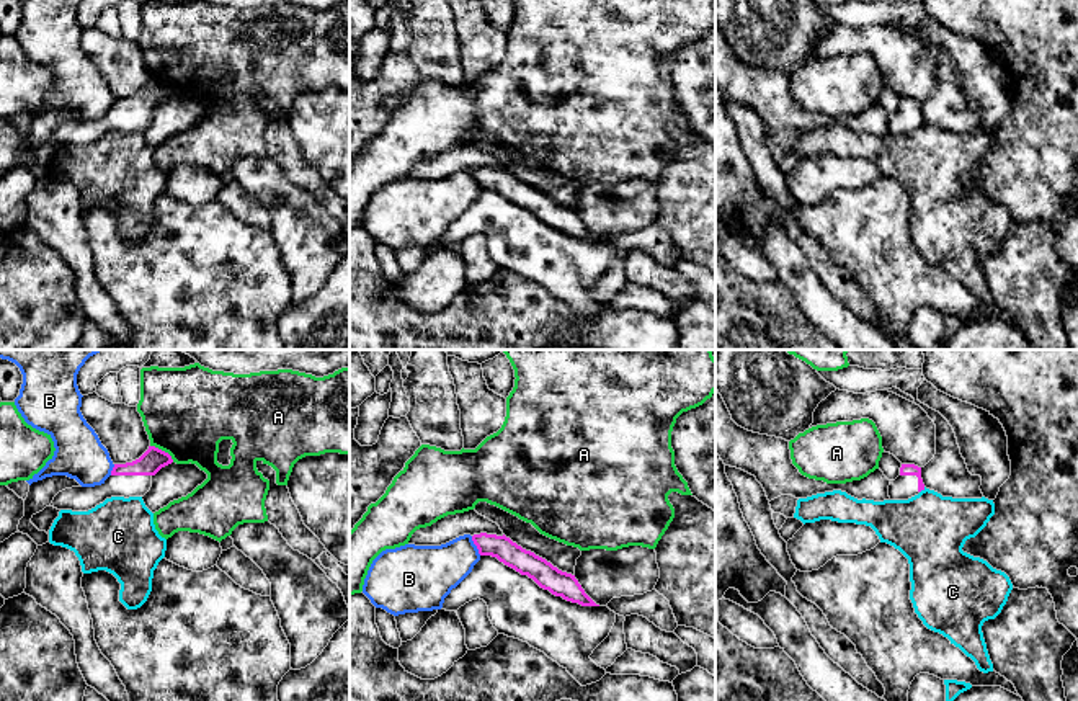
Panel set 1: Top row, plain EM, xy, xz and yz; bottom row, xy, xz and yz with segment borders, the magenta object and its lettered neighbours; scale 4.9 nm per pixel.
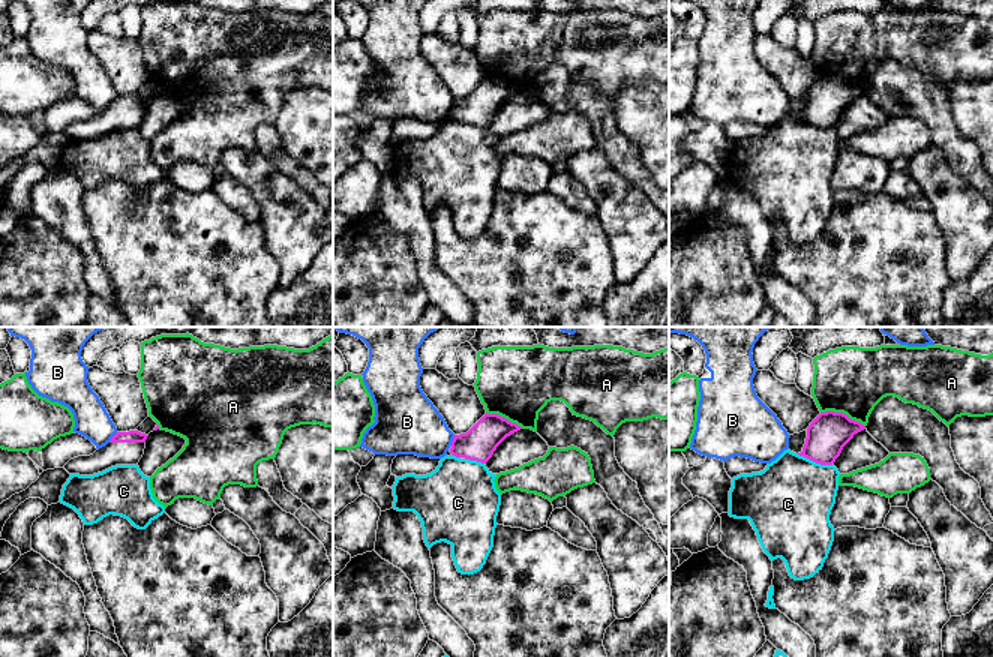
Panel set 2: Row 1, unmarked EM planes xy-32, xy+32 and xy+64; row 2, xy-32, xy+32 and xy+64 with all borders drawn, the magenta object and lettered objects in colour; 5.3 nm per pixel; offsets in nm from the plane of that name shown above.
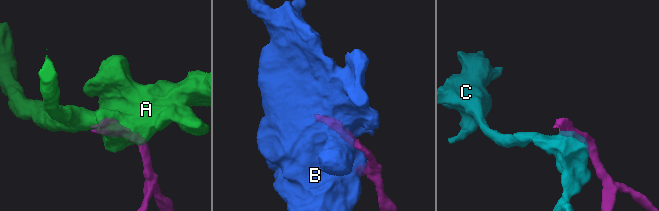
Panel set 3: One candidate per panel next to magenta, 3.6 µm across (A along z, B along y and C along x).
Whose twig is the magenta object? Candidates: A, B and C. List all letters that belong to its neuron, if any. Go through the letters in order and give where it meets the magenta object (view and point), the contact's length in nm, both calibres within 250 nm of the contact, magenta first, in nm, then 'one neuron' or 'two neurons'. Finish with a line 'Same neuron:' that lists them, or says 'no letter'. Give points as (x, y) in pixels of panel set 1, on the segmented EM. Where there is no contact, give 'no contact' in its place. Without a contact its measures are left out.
A: contact xy (164, 451); length 150 nm; calibres 110 and 440 nm; two neurons
B: contact xz (476, 544); length 110 nm; calibres 120 and 260 nm; two neurons
C: contact yz (922, 489); length 40 nm; calibres 60 and 360 nm; two neurons
Same neuron: no letter

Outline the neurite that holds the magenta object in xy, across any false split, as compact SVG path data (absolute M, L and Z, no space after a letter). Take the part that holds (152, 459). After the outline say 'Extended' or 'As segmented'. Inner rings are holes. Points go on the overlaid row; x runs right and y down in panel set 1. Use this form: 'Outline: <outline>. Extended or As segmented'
Outline: M149 446L139 459L114 464L111 476L101 485L65 489L54 497L51 507L88 511L111 497L144 497L152 487L152 477L172 462L168 453Z. Extended

